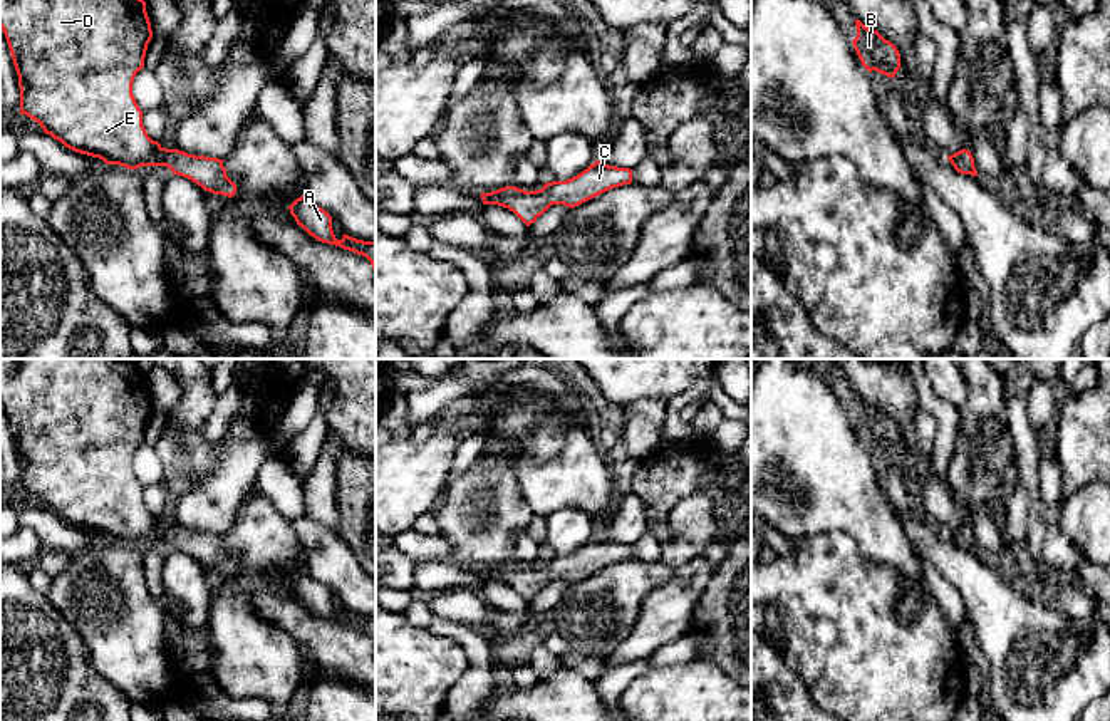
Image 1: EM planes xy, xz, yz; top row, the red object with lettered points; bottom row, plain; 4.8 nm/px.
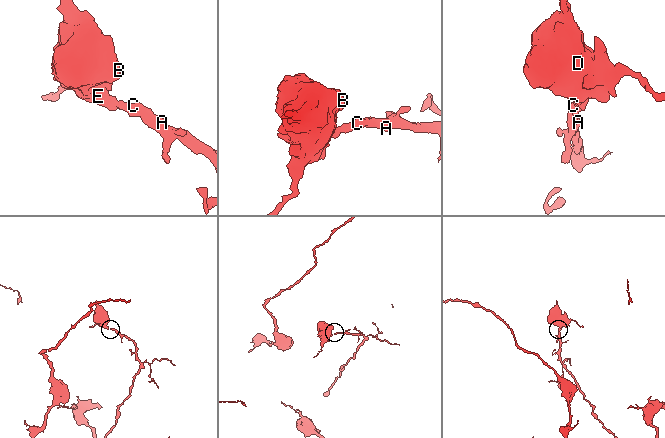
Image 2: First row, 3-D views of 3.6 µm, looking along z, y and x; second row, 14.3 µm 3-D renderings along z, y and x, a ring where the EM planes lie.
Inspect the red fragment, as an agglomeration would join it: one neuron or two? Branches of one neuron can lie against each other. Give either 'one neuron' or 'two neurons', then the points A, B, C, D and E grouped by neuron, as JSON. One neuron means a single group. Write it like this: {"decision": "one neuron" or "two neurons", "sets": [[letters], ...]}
{"decision": "one neuron", "sets": [["A", "B", "C", "D", "E"]]}

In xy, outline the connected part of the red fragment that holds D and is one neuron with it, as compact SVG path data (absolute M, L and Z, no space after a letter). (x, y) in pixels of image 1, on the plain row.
M0 359L0 404L18 451L20 490L39 498L45 510L106 540L127 545L166 542L173 550L191 555L205 567L235 572L236 560L226 552L223 535L166 525L153 516L143 501L143 486L132 471L132 458L144 443L153 406L146 377L131 359Z

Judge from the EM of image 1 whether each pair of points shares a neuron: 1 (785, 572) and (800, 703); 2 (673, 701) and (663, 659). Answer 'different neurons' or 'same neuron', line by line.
1: different neurons
2: different neurons

